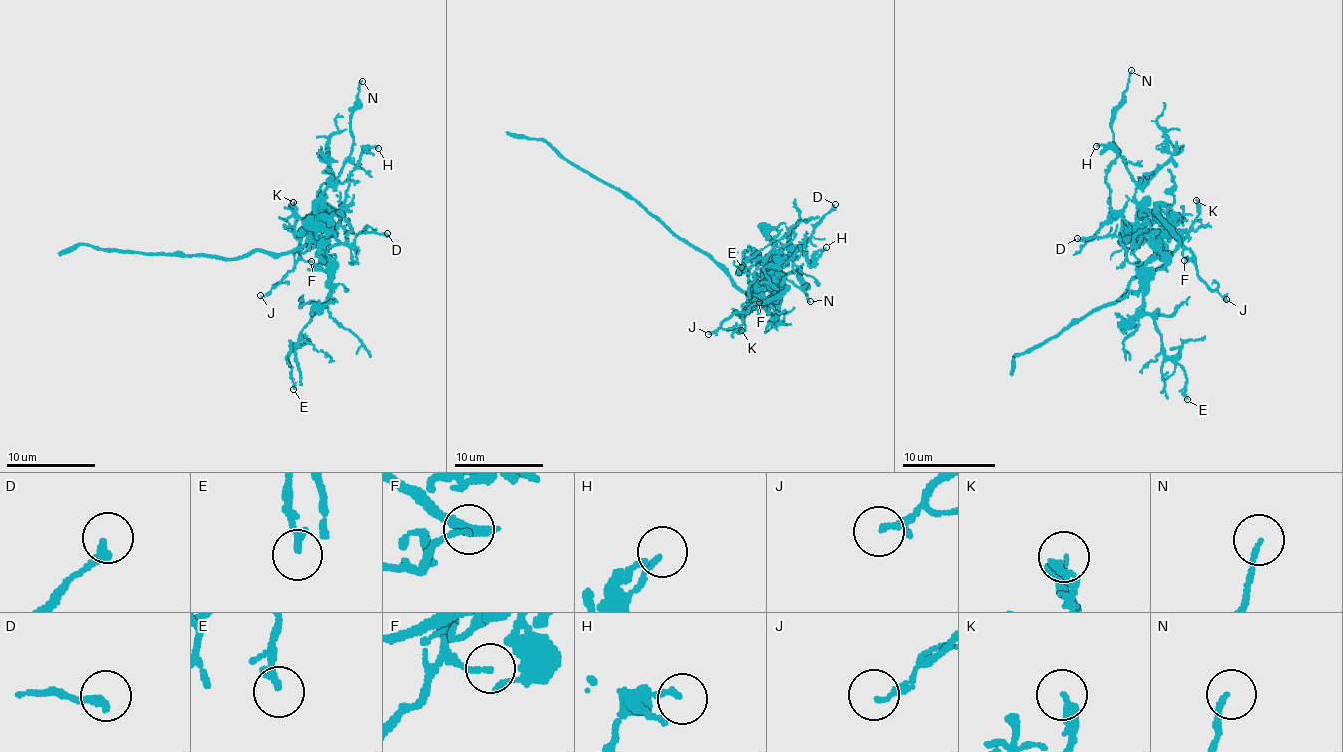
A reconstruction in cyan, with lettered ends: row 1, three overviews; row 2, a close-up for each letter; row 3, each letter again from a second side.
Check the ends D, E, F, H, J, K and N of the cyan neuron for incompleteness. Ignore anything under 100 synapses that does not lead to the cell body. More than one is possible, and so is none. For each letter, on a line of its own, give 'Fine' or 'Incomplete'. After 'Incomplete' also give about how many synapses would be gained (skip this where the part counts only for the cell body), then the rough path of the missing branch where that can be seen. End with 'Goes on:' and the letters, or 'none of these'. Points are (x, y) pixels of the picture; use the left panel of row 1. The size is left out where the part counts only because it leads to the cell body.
D: Fine
E: Fine
F: Fine
H: Fine
J: Fine
K: Fine
N: Fine
Goes on: none of these

